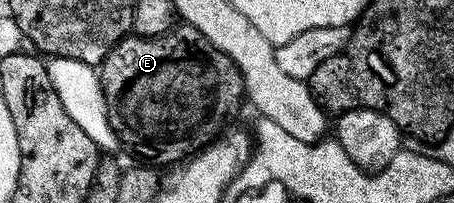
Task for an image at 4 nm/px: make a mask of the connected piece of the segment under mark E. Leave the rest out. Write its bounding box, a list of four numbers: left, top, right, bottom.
[98,23,245,163]

